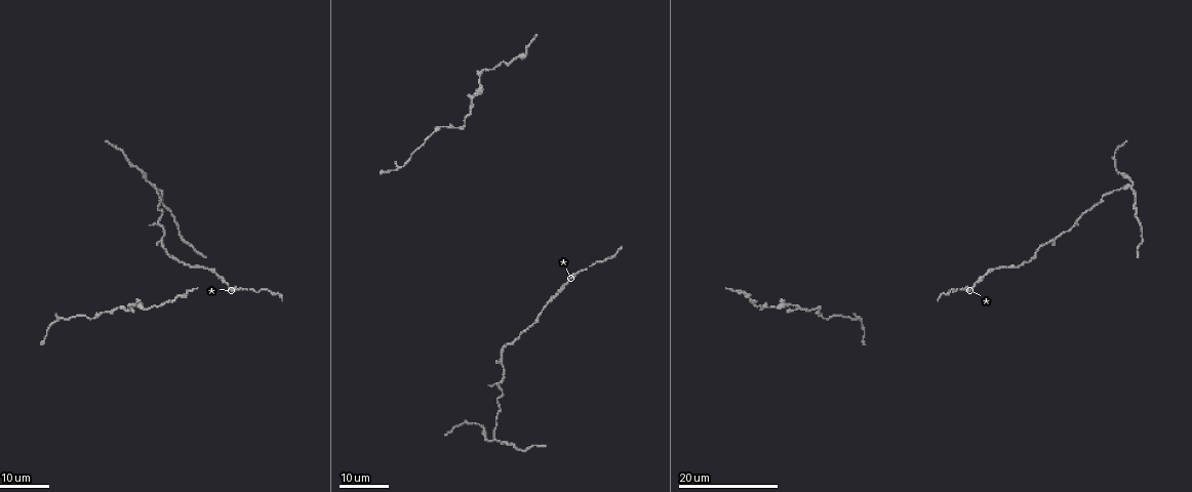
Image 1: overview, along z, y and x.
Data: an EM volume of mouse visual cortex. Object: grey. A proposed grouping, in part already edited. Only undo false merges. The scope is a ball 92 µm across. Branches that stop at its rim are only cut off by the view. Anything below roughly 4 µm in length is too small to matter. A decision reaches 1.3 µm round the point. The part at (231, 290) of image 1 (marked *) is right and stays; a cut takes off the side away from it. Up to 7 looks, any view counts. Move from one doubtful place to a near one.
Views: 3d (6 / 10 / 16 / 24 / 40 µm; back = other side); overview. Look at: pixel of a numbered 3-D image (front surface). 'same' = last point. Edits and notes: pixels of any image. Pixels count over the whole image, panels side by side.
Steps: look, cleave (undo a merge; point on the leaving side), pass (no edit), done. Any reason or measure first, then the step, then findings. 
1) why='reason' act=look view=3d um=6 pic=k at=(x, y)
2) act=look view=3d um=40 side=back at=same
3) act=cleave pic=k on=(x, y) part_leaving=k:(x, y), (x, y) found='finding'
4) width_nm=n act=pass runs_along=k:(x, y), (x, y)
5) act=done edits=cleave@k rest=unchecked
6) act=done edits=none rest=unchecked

act=look view=3d um=24 pic=1 at=(820, 309)

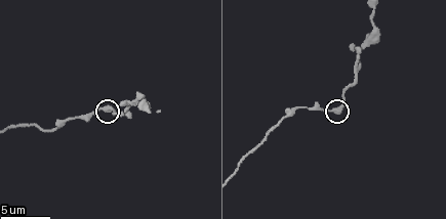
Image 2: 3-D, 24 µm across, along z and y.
why='closer look' act=look view=3d um=6 pic=2 at=(107, 107)

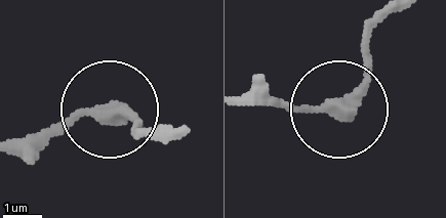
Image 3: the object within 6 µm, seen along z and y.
side_arm_um=25 act=pass found='continuous, no second neuron'

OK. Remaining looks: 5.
why='sudden change in width' act=look view=3d um=10 pic=2 at=(373, 29)

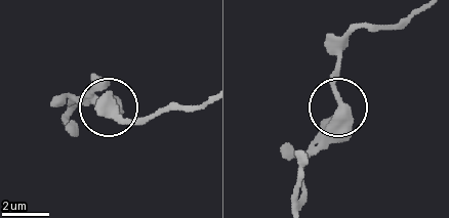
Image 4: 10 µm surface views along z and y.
act=look view=3d um=10 side=back pic=4 at=(339, 109)

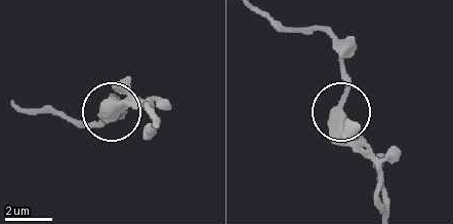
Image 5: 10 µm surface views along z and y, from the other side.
act=pass found='one neuron here'

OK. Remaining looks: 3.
why='calibre changes' act=look view=3d um=16 pic=1 at=(502, 356)

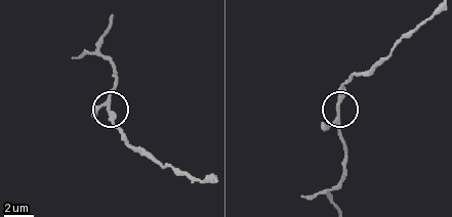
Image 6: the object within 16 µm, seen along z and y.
why='closer look' act=look view=3d um=6 pic=6 at=(338, 107)

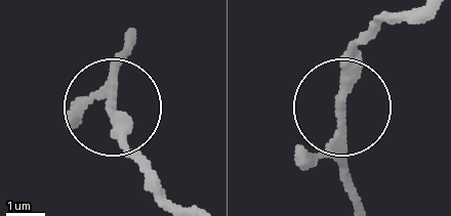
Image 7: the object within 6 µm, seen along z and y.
act=pass runs_along=7:(176, 203), (108, 104), (115, 58) found='all the same neuron'

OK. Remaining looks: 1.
act=done edits=none rest=unchecked

